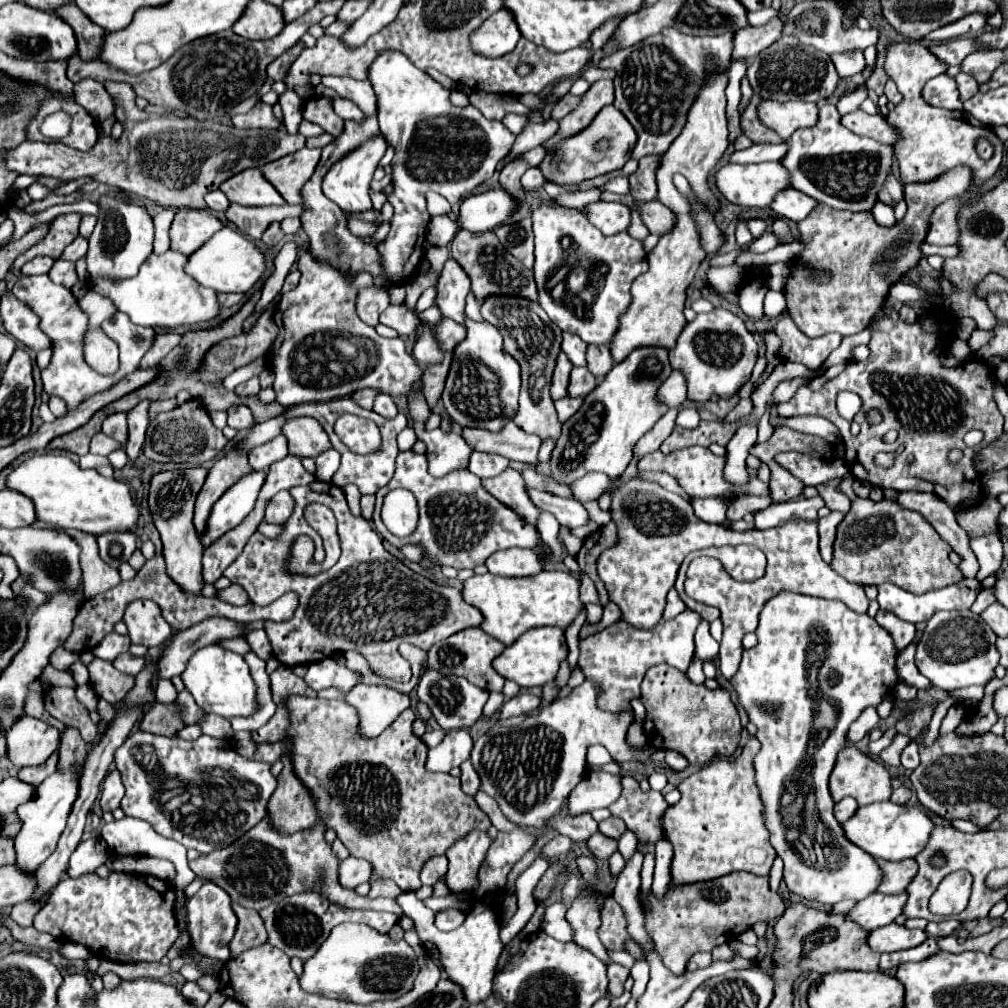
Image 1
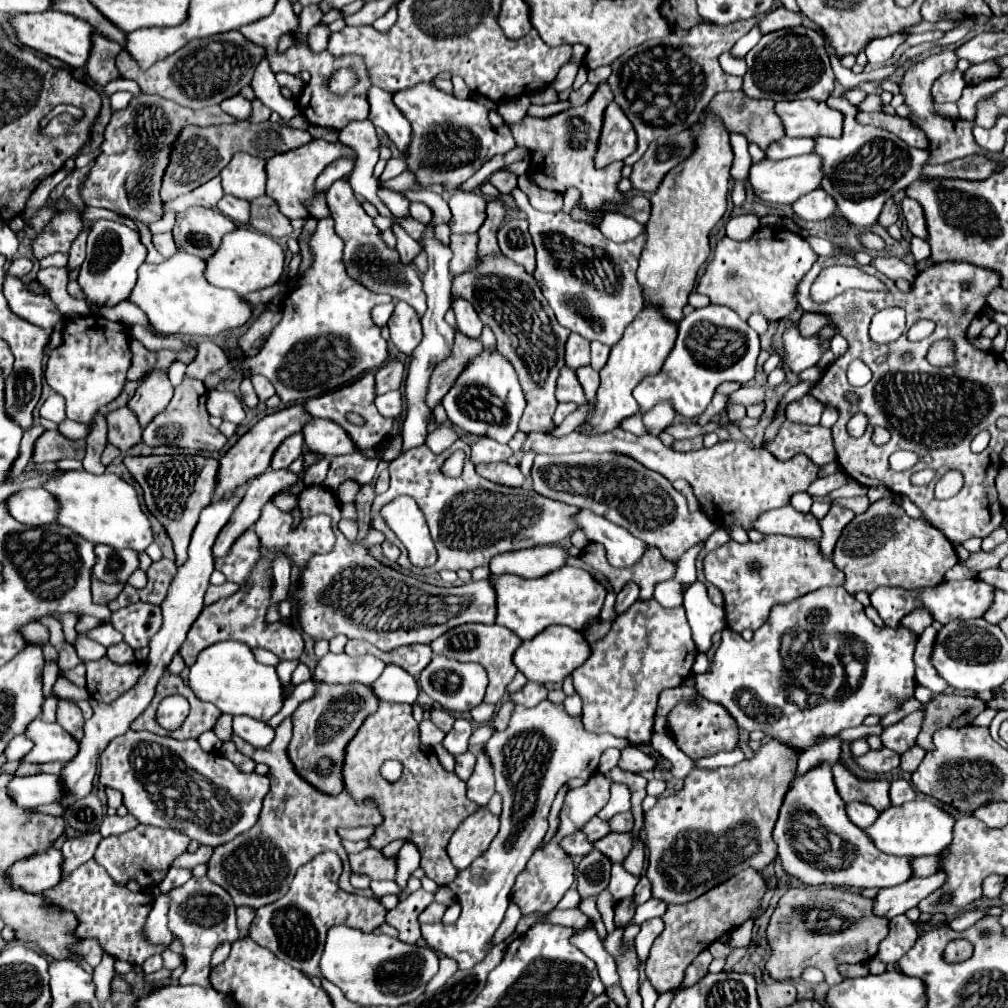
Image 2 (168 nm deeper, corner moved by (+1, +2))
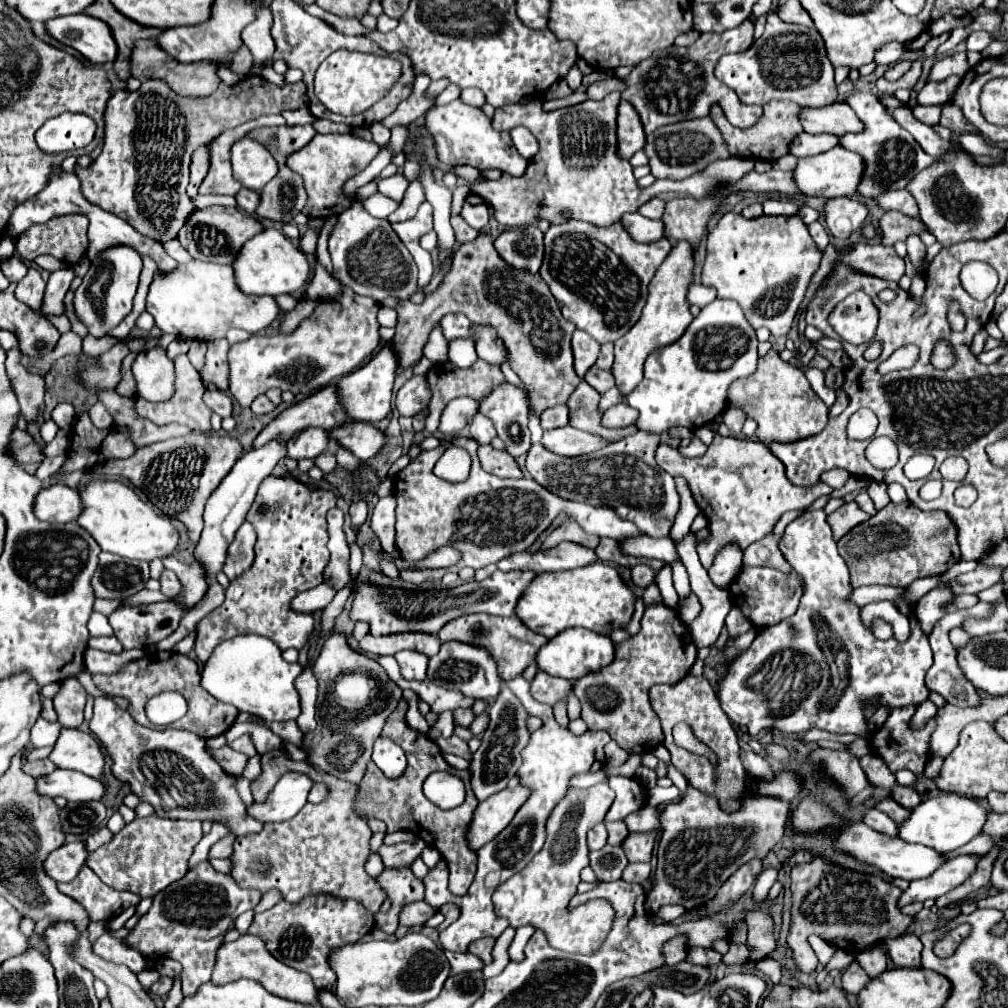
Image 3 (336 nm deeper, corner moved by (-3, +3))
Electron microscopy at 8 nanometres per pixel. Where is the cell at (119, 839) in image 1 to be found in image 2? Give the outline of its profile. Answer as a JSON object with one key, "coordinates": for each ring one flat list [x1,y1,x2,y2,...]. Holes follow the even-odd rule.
{"coordinates":[[126,814,126,816,106,816,102,826,100,826,100,834,102,836,114,836,114,834,122,834,122,832,128,832,132,826,136,826,138,820,132,816,132,814]]}

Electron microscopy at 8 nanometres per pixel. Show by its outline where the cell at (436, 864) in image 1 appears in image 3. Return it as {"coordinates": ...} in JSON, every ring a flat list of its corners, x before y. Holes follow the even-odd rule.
{"coordinates":[[422,839,414,843,396,843,396,845,382,845,376,853,382,857,384,867,388,869,402,869,402,867,412,867,420,851,426,847]]}

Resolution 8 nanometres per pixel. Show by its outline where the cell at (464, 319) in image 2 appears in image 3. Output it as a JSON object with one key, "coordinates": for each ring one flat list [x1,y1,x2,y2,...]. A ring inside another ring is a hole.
{"coordinates":[[472,323,472,329,476,329,476,353,480,359,494,365,506,361,506,349,496,329,492,329,490,325,476,325,476,323]]}

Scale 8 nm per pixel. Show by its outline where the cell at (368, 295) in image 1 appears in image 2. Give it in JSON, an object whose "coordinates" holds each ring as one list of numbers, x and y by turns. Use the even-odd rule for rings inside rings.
{"coordinates":[[392,302,376,306,376,308,372,310,372,320,374,320,374,324,380,326,380,328,384,328,386,322,388,322,388,318,392,316,392,310,394,310,394,304,392,304]]}

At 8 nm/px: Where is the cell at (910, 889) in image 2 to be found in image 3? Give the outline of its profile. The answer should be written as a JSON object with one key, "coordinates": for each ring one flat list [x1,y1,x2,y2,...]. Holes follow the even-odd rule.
{"coordinates":[[960,855,956,859,950,859,940,869,936,869,936,873,932,873,930,877,912,881,908,885,908,889,902,891,902,895,898,899,898,907,902,909,904,905,916,903,916,901,924,903,926,899,936,899,936,897,952,891,954,887,964,883,974,873,976,863,978,863,978,857,974,857,974,855]]}

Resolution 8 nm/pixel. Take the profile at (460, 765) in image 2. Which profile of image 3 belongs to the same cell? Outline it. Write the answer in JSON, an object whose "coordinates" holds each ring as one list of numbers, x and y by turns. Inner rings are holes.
{"coordinates":[[452,735,450,739,440,737,440,739,436,739,436,743,438,743,438,747,442,749,442,753,458,755,458,757,466,759,468,763,472,761,472,753,470,753,470,749,468,749,468,743,466,741,458,739,458,737,454,737,454,735]]}

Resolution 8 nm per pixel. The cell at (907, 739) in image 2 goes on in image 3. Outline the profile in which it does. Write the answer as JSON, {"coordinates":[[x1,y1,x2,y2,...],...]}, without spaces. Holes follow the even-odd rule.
{"coordinates":[[924,701,924,705,918,705,916,707,916,713,912,715,912,727,922,727,922,725,926,725,934,715,936,715,936,705,932,703,932,701]]}

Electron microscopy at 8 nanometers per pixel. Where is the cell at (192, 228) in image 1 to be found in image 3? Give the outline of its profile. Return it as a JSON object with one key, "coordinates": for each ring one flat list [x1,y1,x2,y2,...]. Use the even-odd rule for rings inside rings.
{"coordinates":[[208,207,208,209,196,209,188,221,182,225,178,233,180,245,200,261,212,261,212,263,222,263,230,265,238,253,238,249,256,233,260,233,264,227,262,223,254,217,248,215,240,209,228,209,228,207]]}

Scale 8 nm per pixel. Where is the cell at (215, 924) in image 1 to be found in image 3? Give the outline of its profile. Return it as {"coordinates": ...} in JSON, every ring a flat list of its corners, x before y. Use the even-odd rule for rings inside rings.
{"coordinates":[[208,861,190,869,182,879,168,885,154,895,154,903,148,915,142,915,138,925,126,937,126,941,140,949,146,959,172,957,182,963,184,979,182,993,196,993,200,983,210,981,210,973,216,961,216,951,224,941,228,929,238,915,254,909,260,901,260,893,254,889,240,889,230,875,216,873]]}

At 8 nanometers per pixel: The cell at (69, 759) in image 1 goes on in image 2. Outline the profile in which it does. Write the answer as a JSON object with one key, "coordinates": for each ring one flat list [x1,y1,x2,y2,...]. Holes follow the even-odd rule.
{"coordinates":[[58,702,58,712,56,712,58,724,68,730,76,740,82,740,82,726,84,726,84,718,80,714,80,708,74,702]]}

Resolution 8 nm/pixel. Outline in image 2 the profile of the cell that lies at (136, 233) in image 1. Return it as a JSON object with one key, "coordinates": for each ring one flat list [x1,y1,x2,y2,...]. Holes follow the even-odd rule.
{"coordinates":[[98,220,92,224,92,232,88,234,88,254,80,268,78,284,94,316,98,316,98,308,116,306,130,296,136,284,136,270,140,268,140,264,144,264,144,258,146,248,132,228,112,220]]}

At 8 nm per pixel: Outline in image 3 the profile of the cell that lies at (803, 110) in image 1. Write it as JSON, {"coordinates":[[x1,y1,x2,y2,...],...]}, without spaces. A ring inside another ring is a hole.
{"coordinates":[[832,103,826,107,804,107,800,113,800,123,806,133,832,133,846,135,862,131,862,123,846,103]]}

